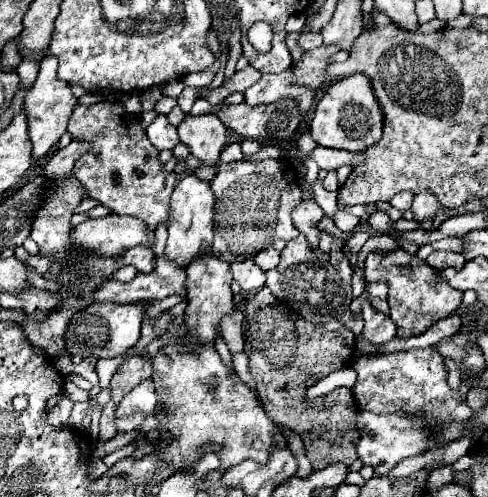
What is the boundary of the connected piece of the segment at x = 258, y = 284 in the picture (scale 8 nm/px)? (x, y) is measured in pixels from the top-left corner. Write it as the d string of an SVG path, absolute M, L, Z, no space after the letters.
M252 259L246 261L234 261L230 265L234 281L244 289L244 291L258 291L262 289L266 281L266 273L258 269L258 265Z

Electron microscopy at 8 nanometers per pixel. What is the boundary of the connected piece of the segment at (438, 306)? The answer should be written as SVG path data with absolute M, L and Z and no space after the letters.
M402 247L392 249L384 255L370 253L366 257L364 265L366 281L388 281L388 304L390 308L390 319L396 323L397 335L399 337L410 337L416 333L424 333L428 325L432 325L436 319L442 319L450 315L454 309L462 303L462 293L452 289L446 281L442 281L436 271L416 255L412 257Z

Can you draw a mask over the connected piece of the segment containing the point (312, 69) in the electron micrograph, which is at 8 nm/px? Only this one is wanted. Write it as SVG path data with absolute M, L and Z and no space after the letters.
M326 45L312 49L304 55L304 61L294 65L294 73L296 73L296 81L300 81L300 85L310 87L310 89L318 89L324 81L324 77L320 77L320 73L324 73L324 69L328 67L328 57L334 55L338 49L328 49Z

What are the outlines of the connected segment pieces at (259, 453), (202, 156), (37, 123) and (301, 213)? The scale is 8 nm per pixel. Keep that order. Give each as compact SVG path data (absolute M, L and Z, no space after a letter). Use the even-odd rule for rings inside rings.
M144 319L142 335L136 343L136 351L138 355L144 355L144 359L152 361L152 369L154 369L152 381L156 385L156 395L162 397L162 401L168 407L176 409L176 417L172 421L166 419L164 415L158 417L158 425L160 425L160 441L156 449L158 459L176 465L180 471L184 471L184 469L192 469L194 461L200 459L200 455L196 453L200 445L222 443L224 445L220 451L220 459L224 461L220 469L222 473L224 469L244 459L254 459L262 463L268 459L270 447L280 443L286 445L286 439L280 435L282 425L266 417L266 413L262 411L256 399L256 393L250 391L236 375L228 373L214 347L204 347L184 355L178 351L176 343L170 343L162 347L156 353L156 357L150 357L144 349L156 337L160 335L154 331L154 319ZM214 375L218 379L216 385L212 387L210 383Z
M216 115L186 117L178 125L178 135L190 153L202 161L202 165L214 167L220 159L220 151L226 145L226 127Z
M44 57L44 61L40 63L40 73L24 97L24 111L28 117L28 133L30 133L30 141L34 145L32 159L44 157L58 143L58 139L66 133L68 117L72 115L72 107L78 101L72 95L70 85L56 77L56 67L58 67L56 57Z
M304 199L294 211L292 211L292 219L298 227L298 231L302 231L310 243L310 247L318 247L318 229L316 223L324 217L324 211L320 209L320 205L314 199Z

